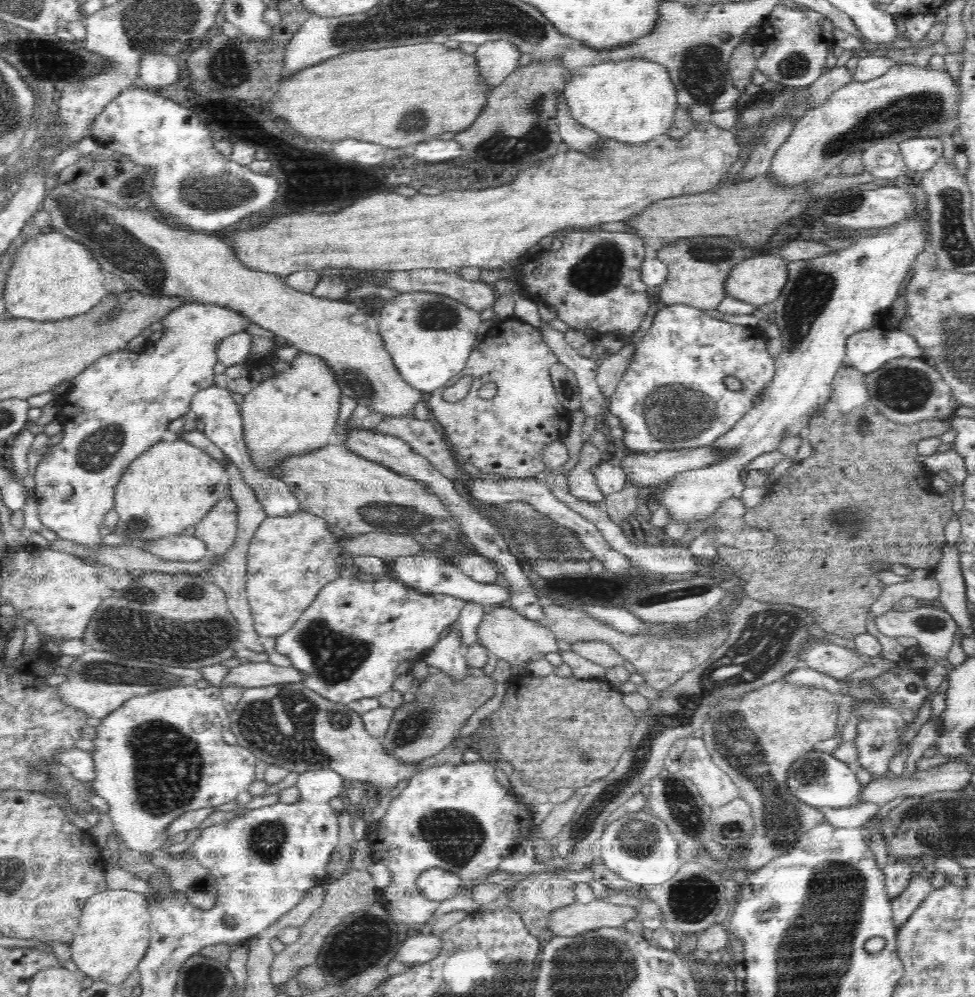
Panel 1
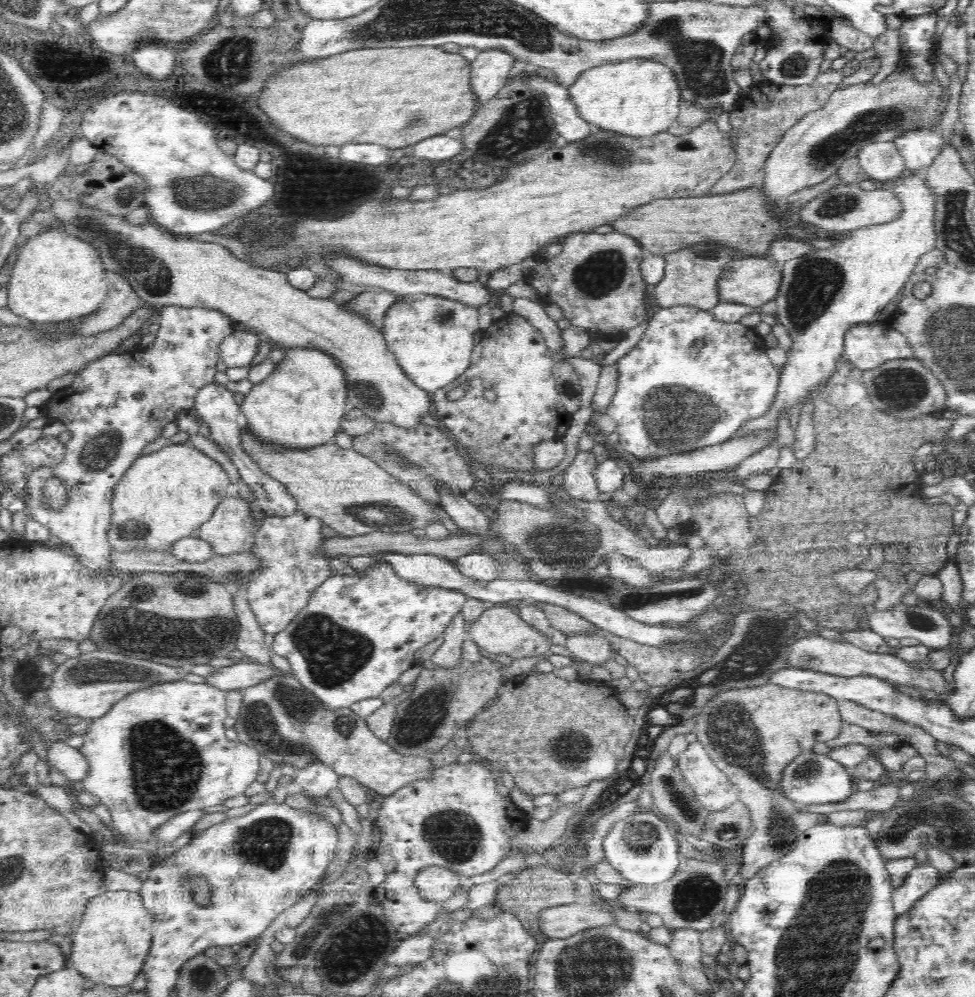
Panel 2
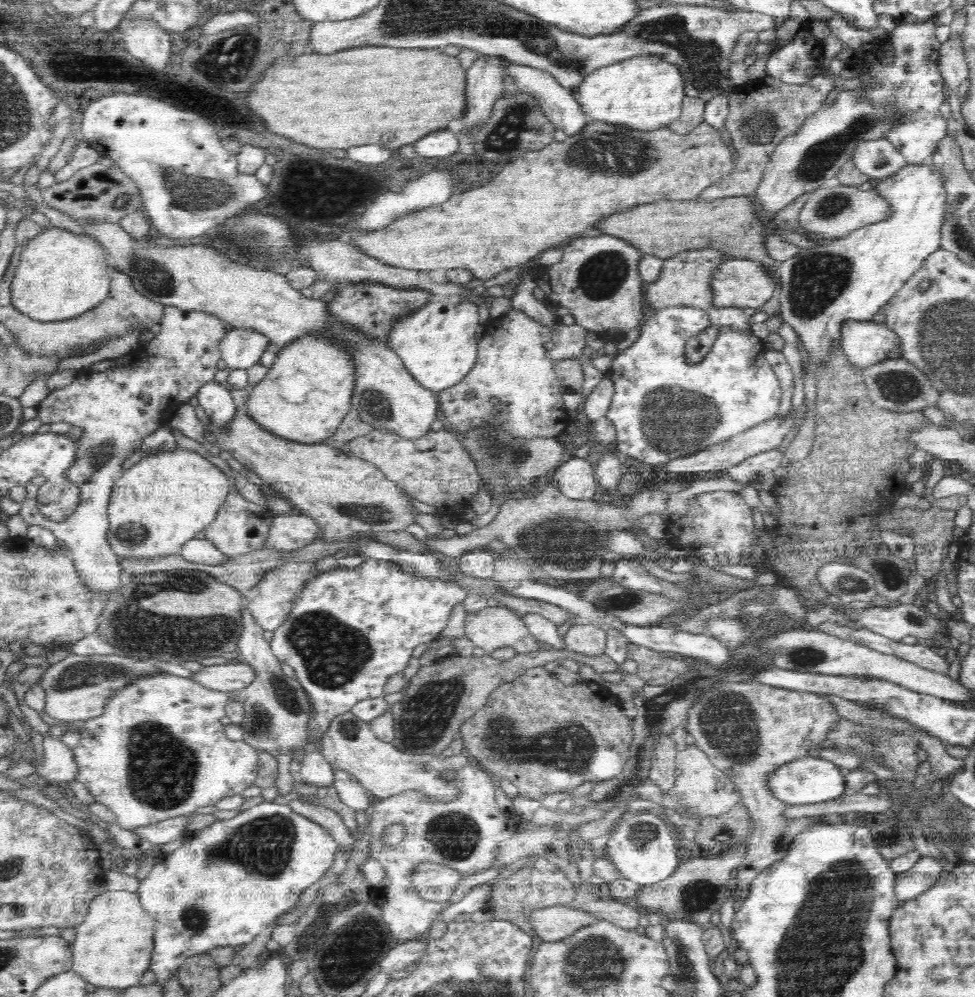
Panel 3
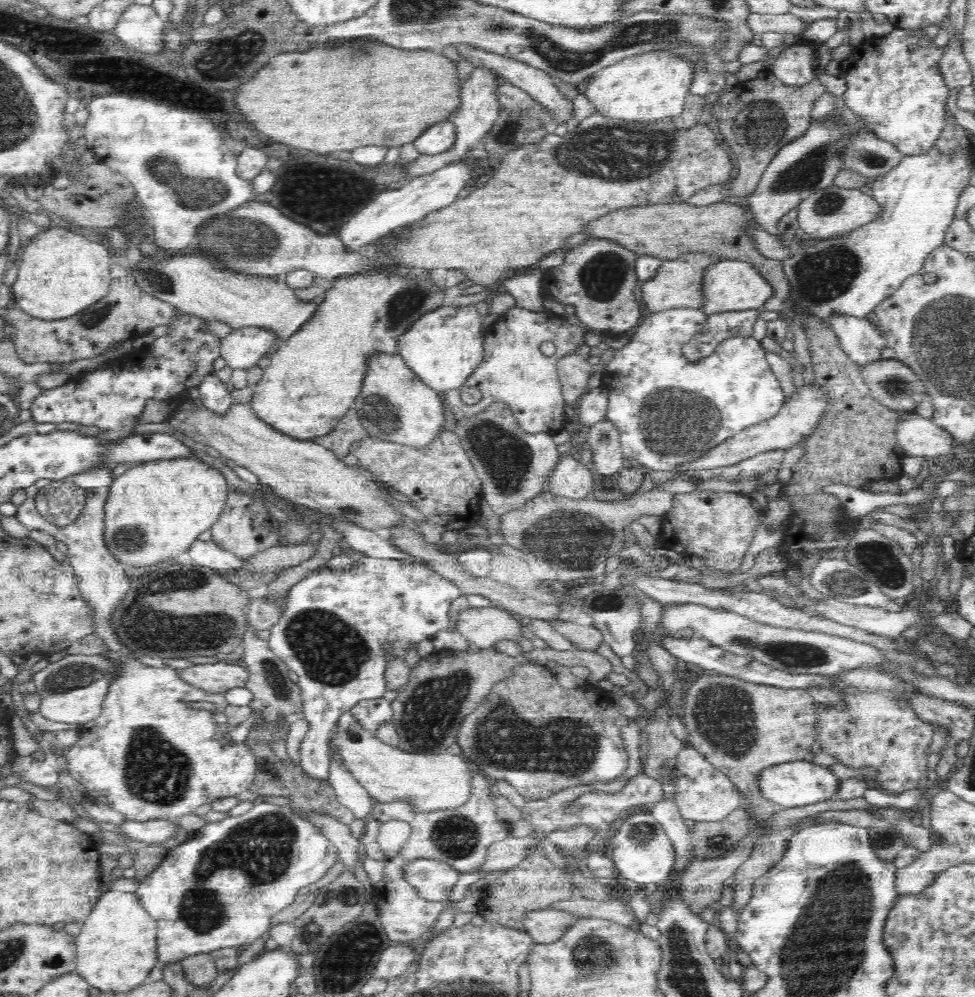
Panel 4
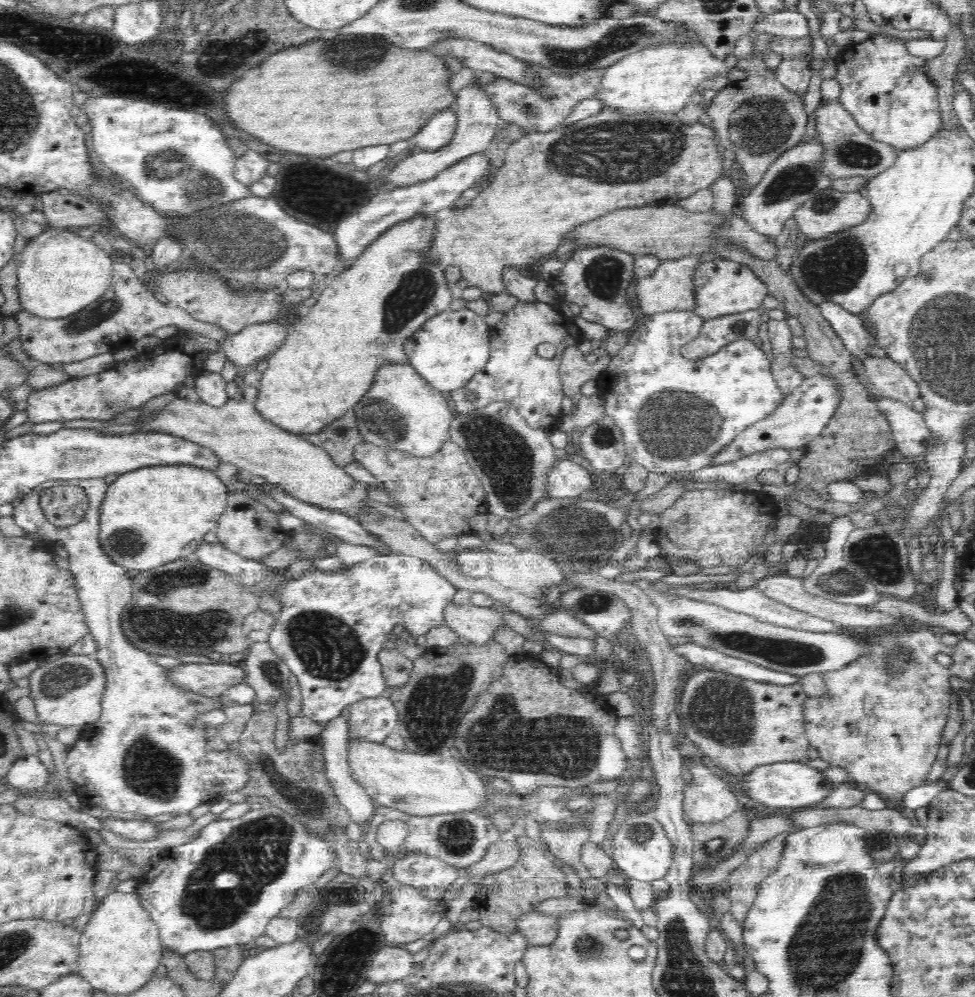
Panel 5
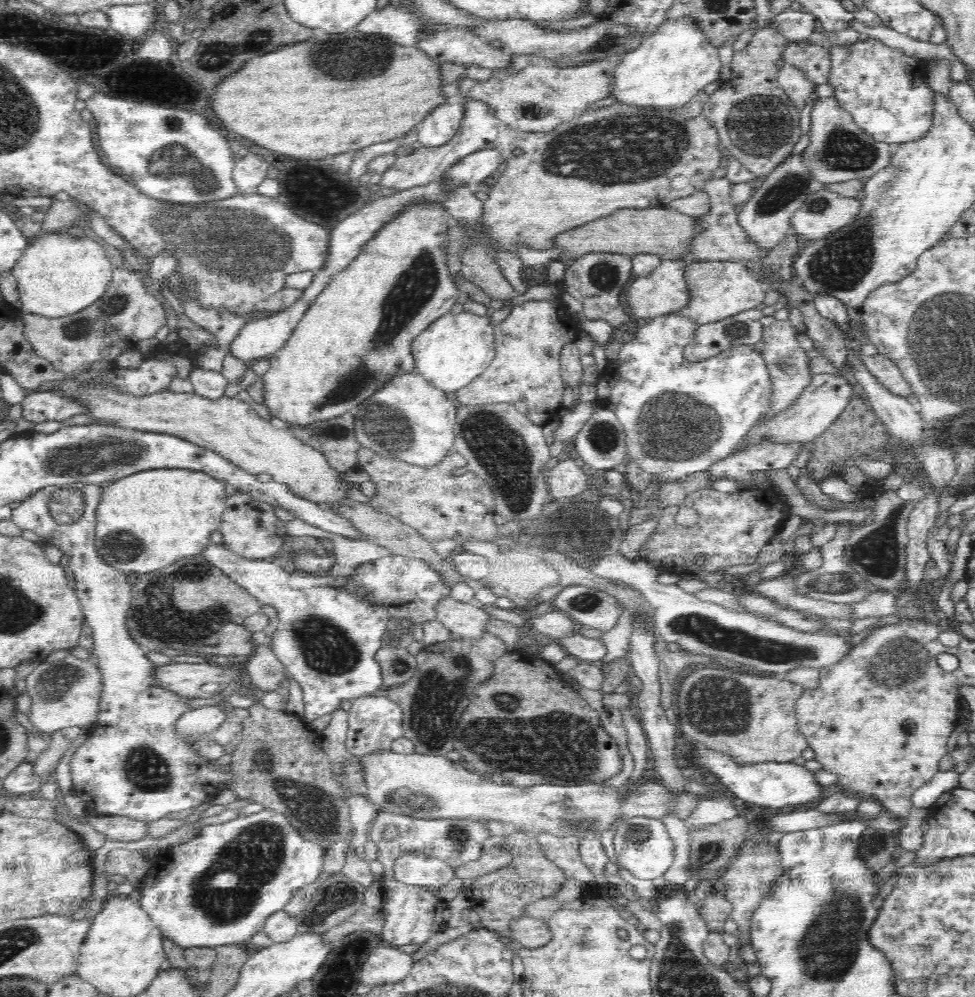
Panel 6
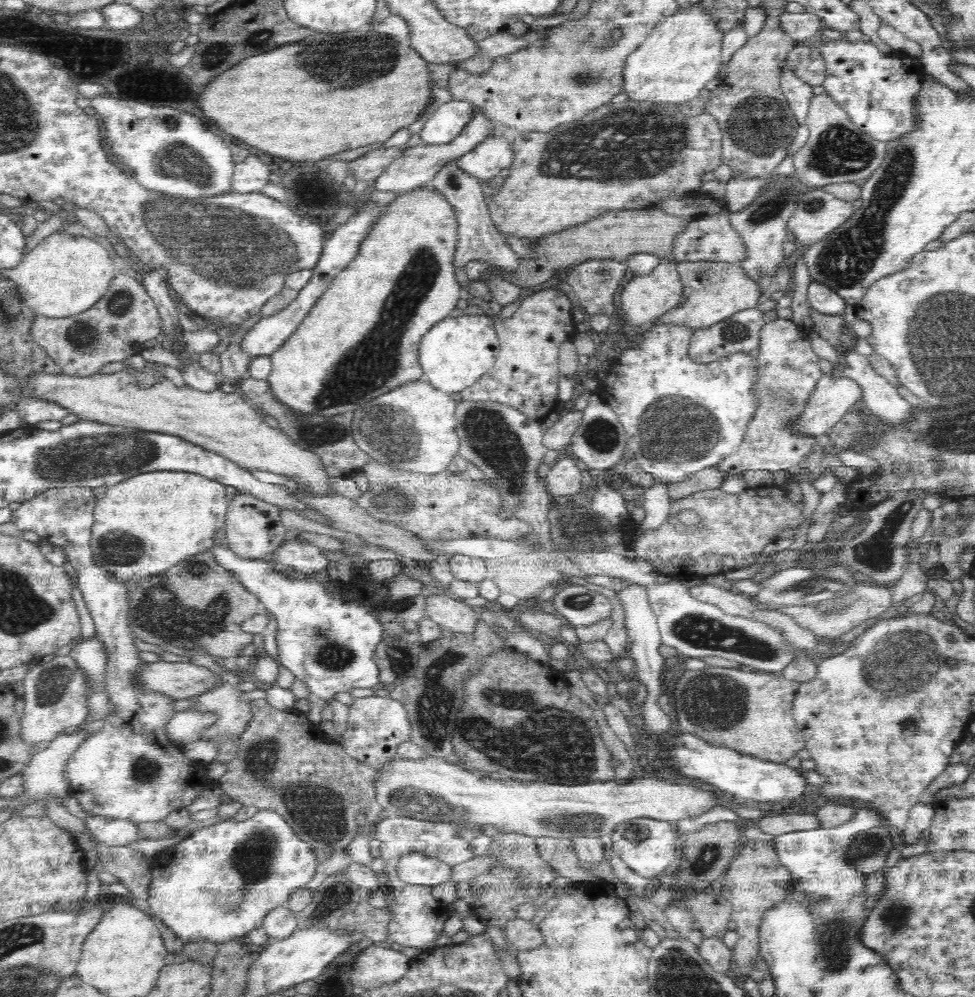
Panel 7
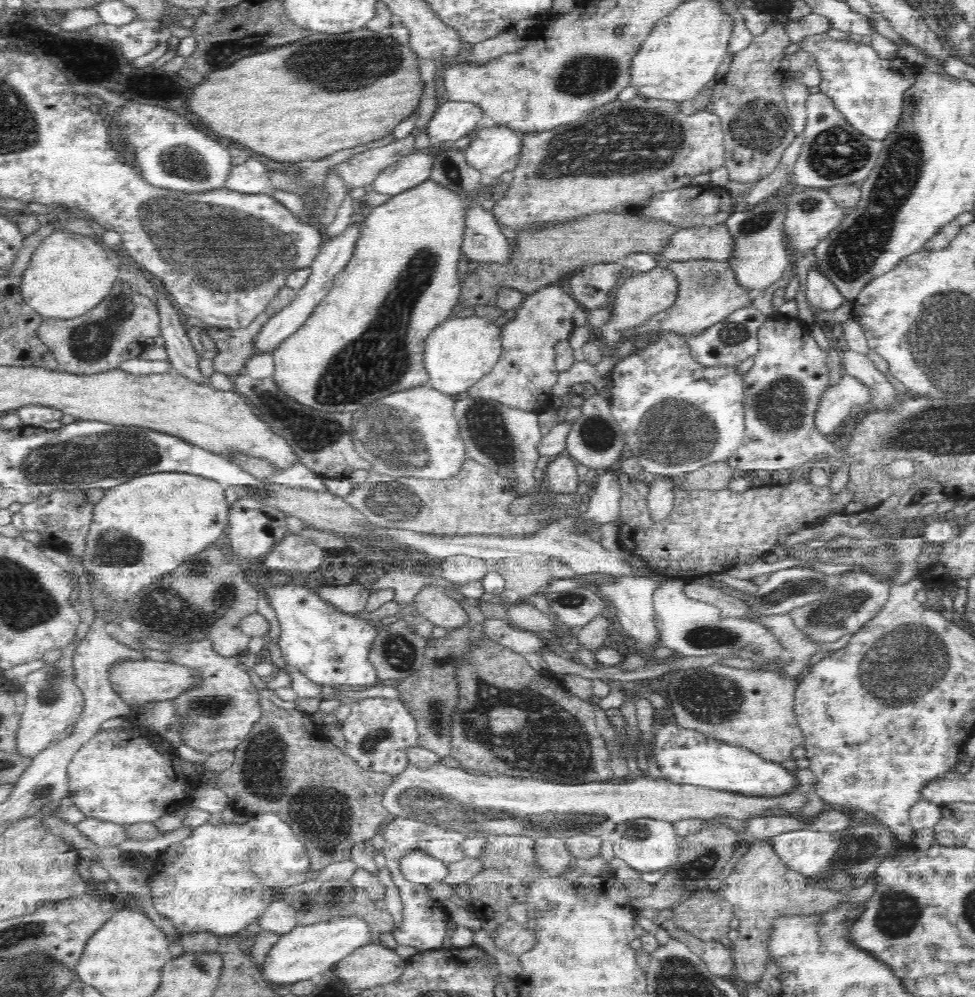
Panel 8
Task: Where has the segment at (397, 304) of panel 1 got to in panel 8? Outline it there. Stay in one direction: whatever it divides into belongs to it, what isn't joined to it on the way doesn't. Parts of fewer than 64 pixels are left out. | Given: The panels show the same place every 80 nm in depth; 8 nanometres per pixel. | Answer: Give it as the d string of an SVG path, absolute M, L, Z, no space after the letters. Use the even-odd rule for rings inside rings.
M477 315L448 318L430 332L425 345L424 366L430 375L429 384L447 395L463 395L496 366L502 354L500 323Z

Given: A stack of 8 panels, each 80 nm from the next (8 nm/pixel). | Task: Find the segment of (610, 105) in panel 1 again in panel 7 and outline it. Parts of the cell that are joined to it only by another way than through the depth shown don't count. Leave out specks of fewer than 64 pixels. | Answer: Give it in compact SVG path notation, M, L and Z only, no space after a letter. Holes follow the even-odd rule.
M700 6L678 10L662 21L624 62L623 92L634 101L678 105L700 99L706 84L717 78L722 63L722 38L718 22Z

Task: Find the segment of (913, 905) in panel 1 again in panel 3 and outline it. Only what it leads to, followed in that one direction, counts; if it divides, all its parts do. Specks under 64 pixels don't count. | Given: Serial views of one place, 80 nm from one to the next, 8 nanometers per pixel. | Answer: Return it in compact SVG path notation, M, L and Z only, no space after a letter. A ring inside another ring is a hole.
M921 857L912 868L898 873L894 890L899 908L904 902L917 898L934 886L940 875L949 867L949 863L940 857Z

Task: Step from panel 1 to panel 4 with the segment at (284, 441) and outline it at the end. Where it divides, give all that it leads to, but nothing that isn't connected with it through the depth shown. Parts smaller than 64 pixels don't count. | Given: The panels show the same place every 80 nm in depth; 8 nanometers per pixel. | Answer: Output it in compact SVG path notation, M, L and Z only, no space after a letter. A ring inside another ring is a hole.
M367 250L385 269L372 269L337 278L326 290L324 300L316 312L297 333L280 340L270 357L270 364L255 386L249 406L252 411L275 430L299 440L314 441L316 437L330 433L356 402L362 390L362 382L368 370L368 358L372 354L398 354L398 338L418 318L444 304L444 289L434 282L430 269L414 268L396 263L388 251Z

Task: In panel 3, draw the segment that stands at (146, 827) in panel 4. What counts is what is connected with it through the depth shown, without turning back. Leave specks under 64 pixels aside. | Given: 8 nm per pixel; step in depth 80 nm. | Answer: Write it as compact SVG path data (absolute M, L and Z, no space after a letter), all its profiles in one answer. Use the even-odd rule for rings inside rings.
M194 813L176 818L167 818L154 824L136 827L131 831L136 837L144 838L144 840L148 840L148 842L157 847L160 844L172 842L179 836L186 834L185 828L190 815L194 815Z

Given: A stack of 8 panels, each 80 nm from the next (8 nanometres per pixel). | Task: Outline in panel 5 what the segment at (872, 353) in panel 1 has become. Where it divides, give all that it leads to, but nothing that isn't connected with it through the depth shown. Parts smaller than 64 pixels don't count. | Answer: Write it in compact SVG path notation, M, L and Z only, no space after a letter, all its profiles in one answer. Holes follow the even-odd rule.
M824 301L819 307L821 315L832 325L852 356L861 360L870 357L866 351L868 346L875 345L875 336L870 337L858 315L844 309L836 302Z

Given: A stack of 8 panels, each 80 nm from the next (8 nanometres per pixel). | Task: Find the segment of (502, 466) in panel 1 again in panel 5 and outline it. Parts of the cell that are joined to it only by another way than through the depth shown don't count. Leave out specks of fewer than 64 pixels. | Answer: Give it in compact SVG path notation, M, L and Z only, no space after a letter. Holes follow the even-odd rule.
M518 301L501 320L493 327L490 327L490 358L486 366L474 375L461 389L456 389L447 394L450 404L456 414L470 414L479 408L484 408L494 401L508 401L518 411L520 416L533 430L558 429L558 424L564 416L562 412L562 399L565 394L562 388L559 366L562 353L568 346L578 345L584 339L582 332L575 323L569 320L556 305L536 301L527 303ZM544 342L550 342L556 346L556 354L553 358L546 359L536 353L536 348ZM468 394L476 394L474 400L468 398Z

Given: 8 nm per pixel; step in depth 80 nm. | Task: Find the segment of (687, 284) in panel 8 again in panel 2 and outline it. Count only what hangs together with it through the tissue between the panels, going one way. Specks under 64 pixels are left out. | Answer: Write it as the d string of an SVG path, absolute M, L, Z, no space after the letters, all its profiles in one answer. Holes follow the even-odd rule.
M744 256L735 261L730 261L717 284L719 302L736 302L755 308L770 302L770 300L777 297L781 285L780 266L780 262L773 260L769 256Z

